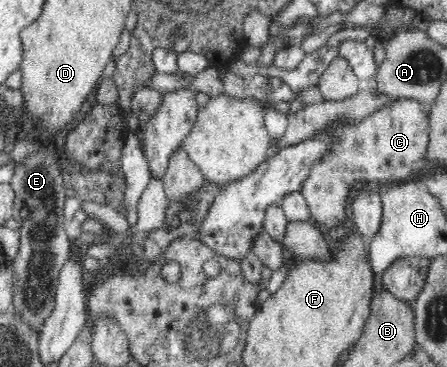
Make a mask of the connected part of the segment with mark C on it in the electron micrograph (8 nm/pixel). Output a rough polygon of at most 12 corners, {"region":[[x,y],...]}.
{"region":[[398,96],[340,133],[301,187],[312,221],[350,221],[356,183],[414,176],[429,142]]}

